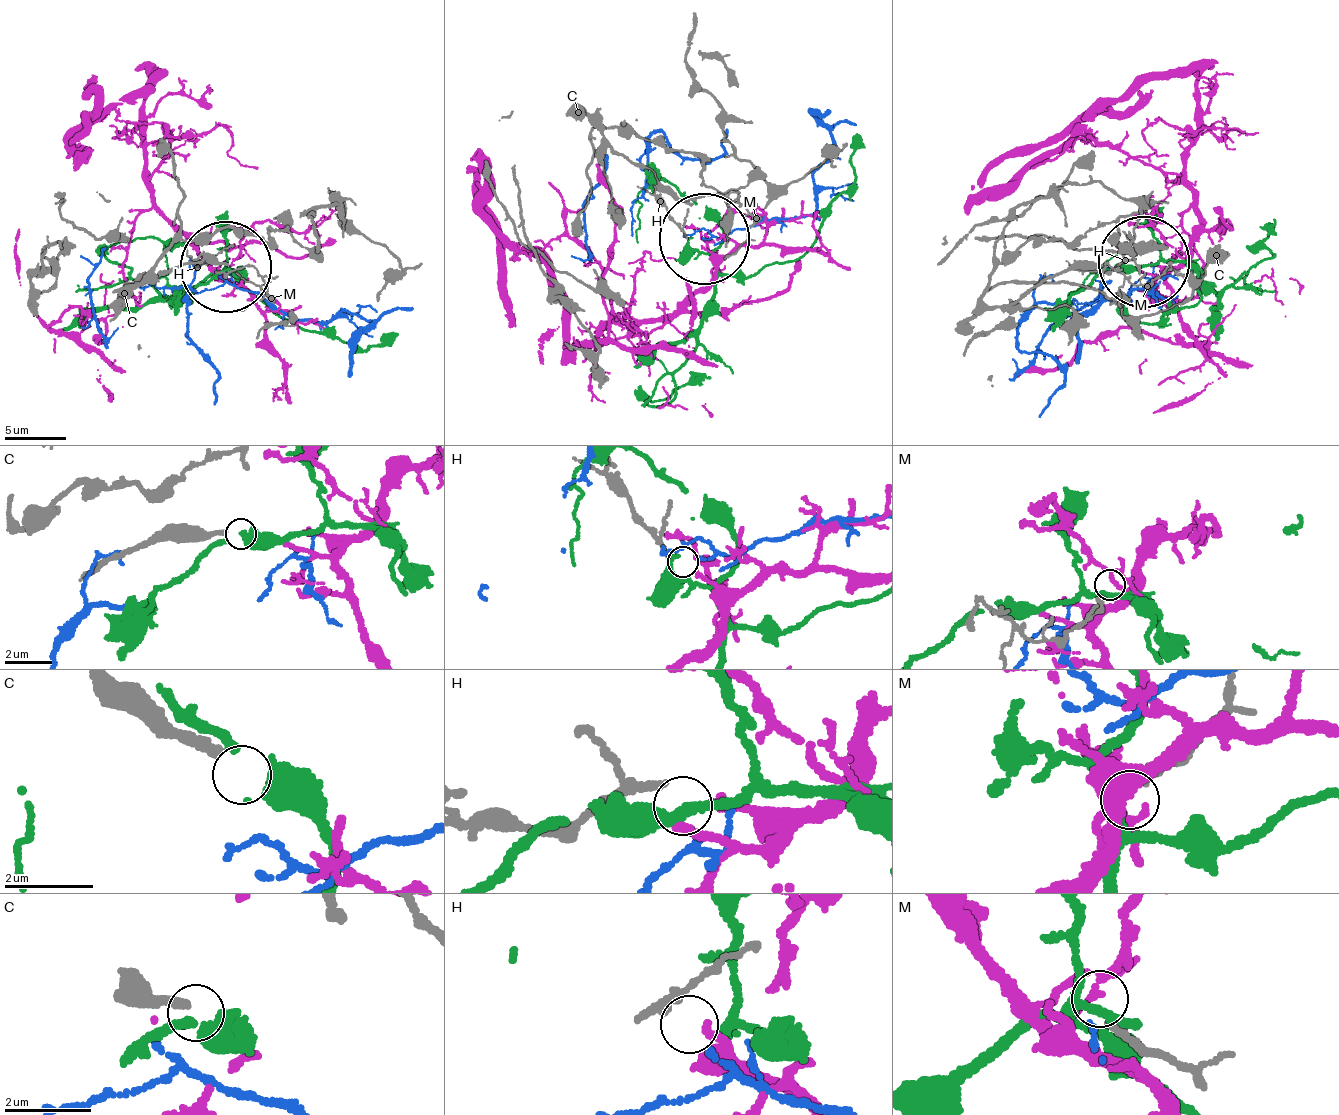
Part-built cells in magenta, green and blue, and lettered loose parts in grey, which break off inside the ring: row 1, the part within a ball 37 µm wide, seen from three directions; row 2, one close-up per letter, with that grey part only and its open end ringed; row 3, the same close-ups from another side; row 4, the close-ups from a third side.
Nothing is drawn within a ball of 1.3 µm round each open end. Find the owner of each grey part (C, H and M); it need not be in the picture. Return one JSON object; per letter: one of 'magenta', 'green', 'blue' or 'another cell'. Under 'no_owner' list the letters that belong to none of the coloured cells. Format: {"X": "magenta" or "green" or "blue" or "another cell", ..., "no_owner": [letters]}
{"C": "another cell", "H": "magenta", "M": "another cell", "no_owner": ["C", "M"]}

